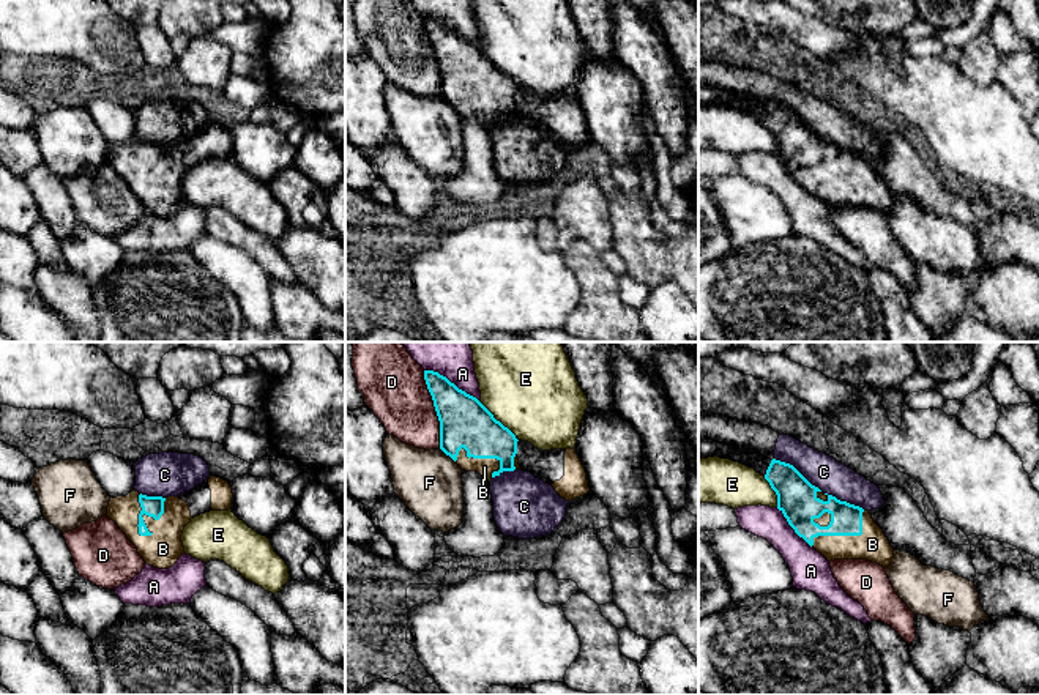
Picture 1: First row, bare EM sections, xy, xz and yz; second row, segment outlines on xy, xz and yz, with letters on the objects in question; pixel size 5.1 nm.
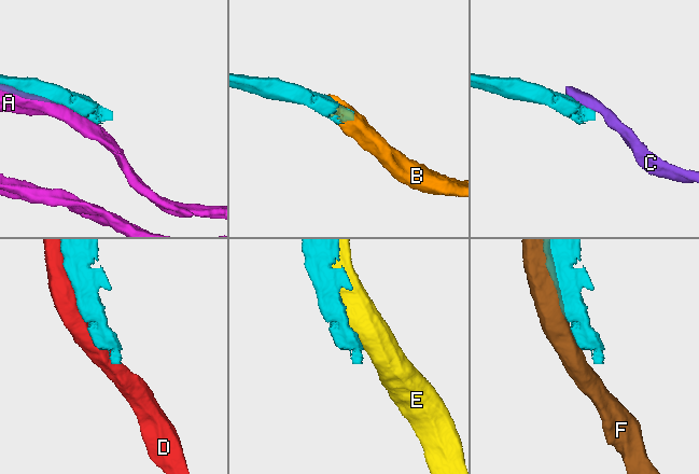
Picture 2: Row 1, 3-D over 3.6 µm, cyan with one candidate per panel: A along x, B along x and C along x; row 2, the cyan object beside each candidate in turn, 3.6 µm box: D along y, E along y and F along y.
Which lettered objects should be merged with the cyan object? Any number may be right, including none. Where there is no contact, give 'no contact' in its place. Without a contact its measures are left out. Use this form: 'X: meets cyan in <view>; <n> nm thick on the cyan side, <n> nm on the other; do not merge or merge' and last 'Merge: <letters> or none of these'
A: meets cyan in xz; 260 nm thick on the cyan side, 160 nm on the other; do not merge
B: meets cyan in xy; 110 nm thick on the cyan side, 190 nm on the other; merge
C: meets cyan in yz; 200 nm thick on the cyan side, 170 nm on the other; do not merge
D: meets cyan in xz; 260 nm thick on the cyan side, 320 nm on the other; do not merge
E: meets cyan in xz; 260 nm thick on the cyan side, 440 nm on the other; do not merge
F: meets cyan in xz; 260 nm thick on the cyan side, 320 nm on the other; do not merge
Merge: B

